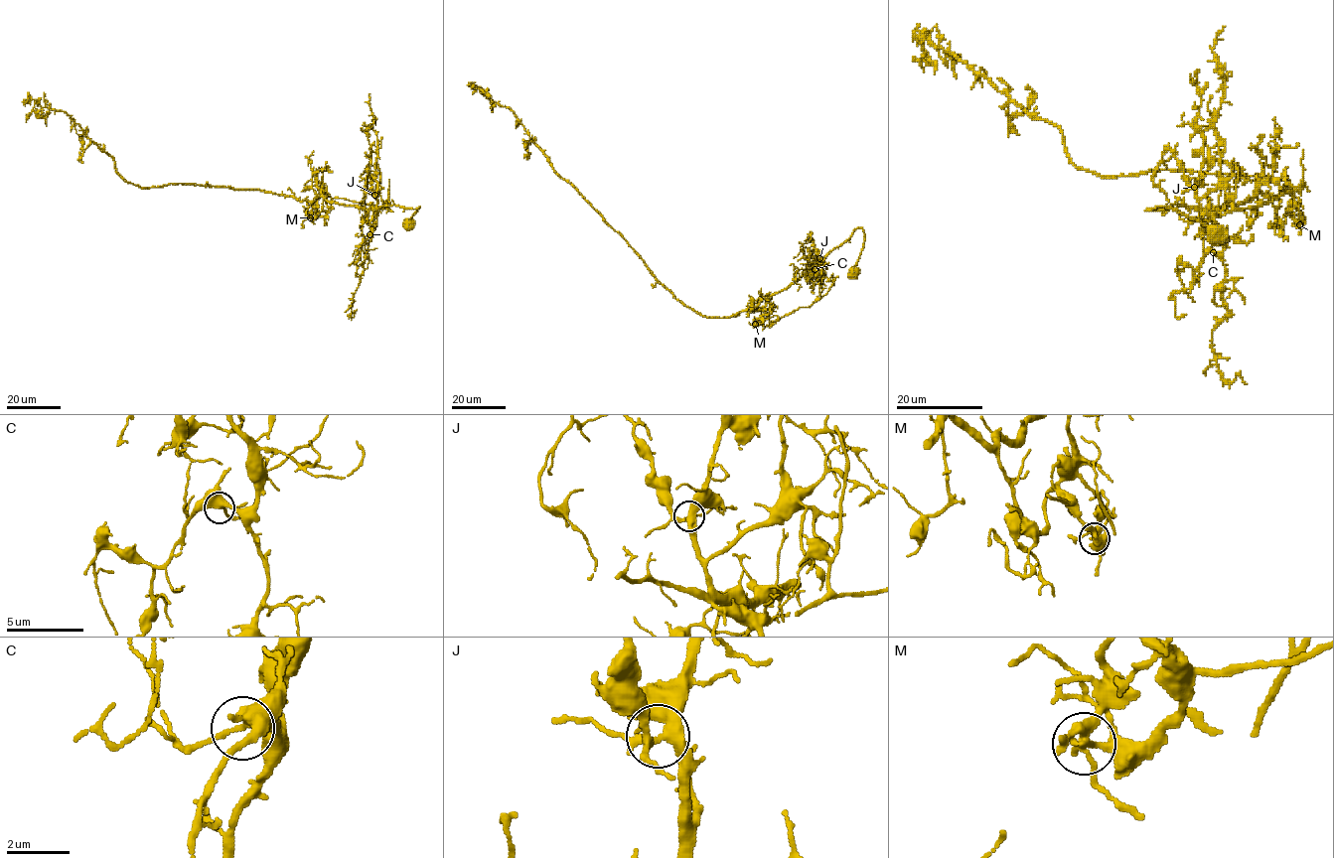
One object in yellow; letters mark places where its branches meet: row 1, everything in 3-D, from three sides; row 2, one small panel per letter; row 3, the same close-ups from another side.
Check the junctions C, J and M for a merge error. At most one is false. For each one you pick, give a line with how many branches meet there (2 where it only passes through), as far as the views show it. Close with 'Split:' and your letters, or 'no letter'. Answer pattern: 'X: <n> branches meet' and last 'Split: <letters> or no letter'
M: 4 branches meet
Split: M

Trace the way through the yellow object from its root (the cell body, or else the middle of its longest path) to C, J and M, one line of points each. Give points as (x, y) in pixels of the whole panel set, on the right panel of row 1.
C: (1215, 237), (1205, 225), (1172, 209), (1146, 210), (1185, 205), (1206, 213), (1222, 245), (1221, 252), (1213, 252)
J: (1215, 237), (1210, 238), (1205, 225), (1172, 209), (1146, 210), (1162, 210), (1172, 205), (1198, 208), (1194, 187)
M: (1215, 237), (1172, 209), (1146, 210), (1219, 210), (1250, 200), (1267, 180), (1282, 179), (1299, 225)

